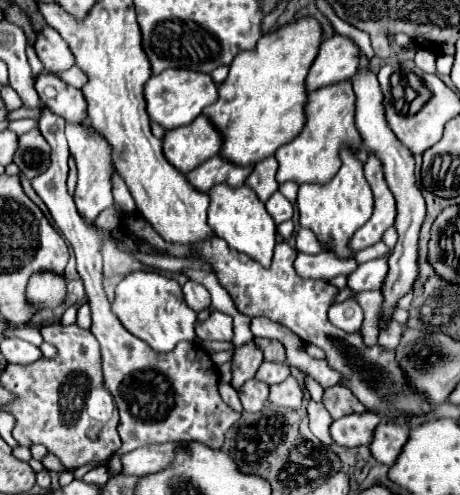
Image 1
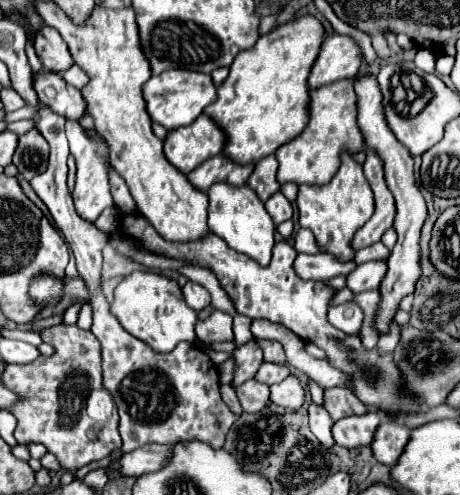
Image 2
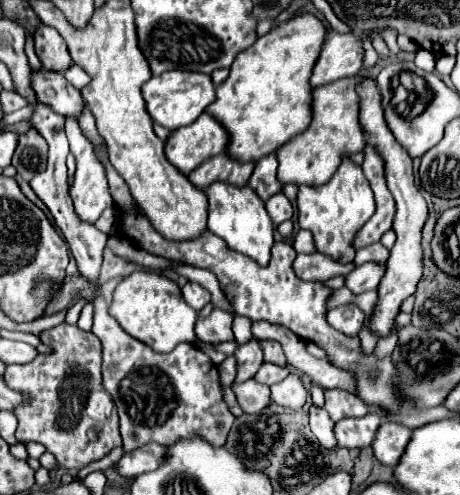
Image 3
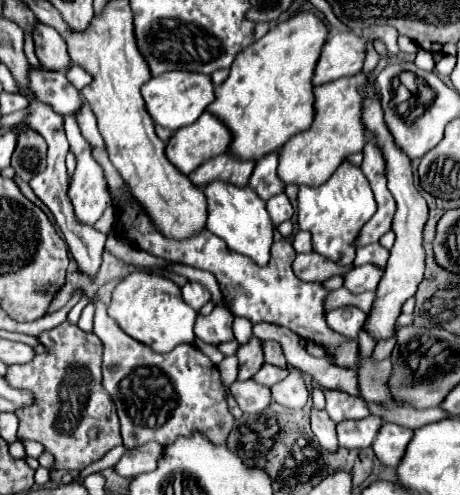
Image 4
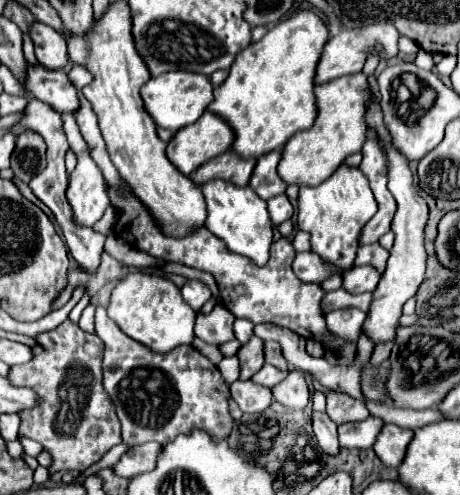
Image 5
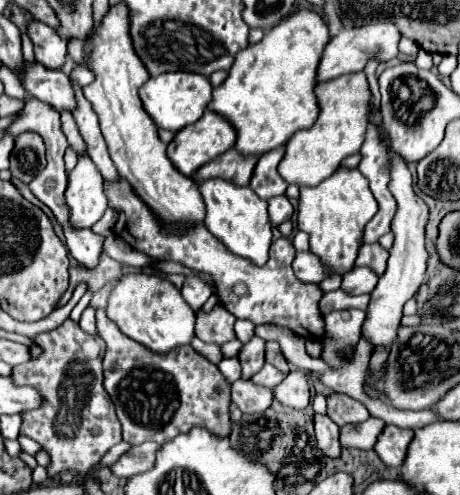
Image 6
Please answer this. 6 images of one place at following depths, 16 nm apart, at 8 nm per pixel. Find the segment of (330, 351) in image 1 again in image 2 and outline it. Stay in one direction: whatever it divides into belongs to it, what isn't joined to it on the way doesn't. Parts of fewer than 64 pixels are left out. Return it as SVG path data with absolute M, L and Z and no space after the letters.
M138 212L126 214L120 220L120 230L124 236L132 236L140 240L148 250L162 254L162 256L172 256L172 258L184 258L198 262L202 266L208 266L220 280L220 286L228 292L232 298L236 310L248 318L268 318L272 322L278 322L286 328L290 328L296 336L300 336L304 342L316 344L326 352L326 360L332 364L332 368L340 370L342 374L348 376L350 388L358 400L368 406L376 408L380 414L386 414L386 418L394 418L400 412L420 412L422 404L420 398L410 394L402 382L402 372L398 364L394 362L394 354L380 354L378 348L364 348L360 334L346 334L336 330L328 318L328 306L334 300L336 288L328 286L322 280L304 280L294 272L294 258L296 250L286 242L278 242L274 246L274 256L268 268L260 266L252 258L230 250L228 244L224 244L222 238L208 234L200 242L192 244L170 244L166 242L154 228L140 216Z

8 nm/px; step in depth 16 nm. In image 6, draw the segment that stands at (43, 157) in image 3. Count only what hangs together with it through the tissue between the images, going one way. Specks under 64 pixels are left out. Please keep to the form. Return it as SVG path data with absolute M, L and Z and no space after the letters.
M24 132L16 138L16 146L10 156L10 170L14 178L30 182L46 168L46 146L36 132Z

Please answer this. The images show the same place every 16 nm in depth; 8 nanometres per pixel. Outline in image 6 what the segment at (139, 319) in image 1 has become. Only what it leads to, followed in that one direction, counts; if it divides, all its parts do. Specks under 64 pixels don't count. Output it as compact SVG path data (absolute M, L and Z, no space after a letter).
M134 272L122 276L110 294L106 314L126 336L154 352L170 352L180 344L190 344L194 338L194 310L184 302L180 290L170 280L156 274Z

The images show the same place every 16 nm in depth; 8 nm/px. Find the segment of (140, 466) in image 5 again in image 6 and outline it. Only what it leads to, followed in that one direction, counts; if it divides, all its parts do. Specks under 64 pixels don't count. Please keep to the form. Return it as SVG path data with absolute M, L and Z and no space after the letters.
M144 442L144 444L136 446L136 448L130 448L126 454L120 456L120 460L110 470L116 476L122 476L122 478L146 472L146 470L150 470L154 466L158 448L160 446L156 442Z

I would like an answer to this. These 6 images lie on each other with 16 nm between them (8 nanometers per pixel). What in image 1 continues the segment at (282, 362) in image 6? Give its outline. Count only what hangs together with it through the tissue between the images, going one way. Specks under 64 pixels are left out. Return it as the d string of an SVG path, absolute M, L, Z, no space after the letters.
M254 338L254 342L264 352L264 360L274 360L274 362L284 362L286 360L286 350L278 340Z

